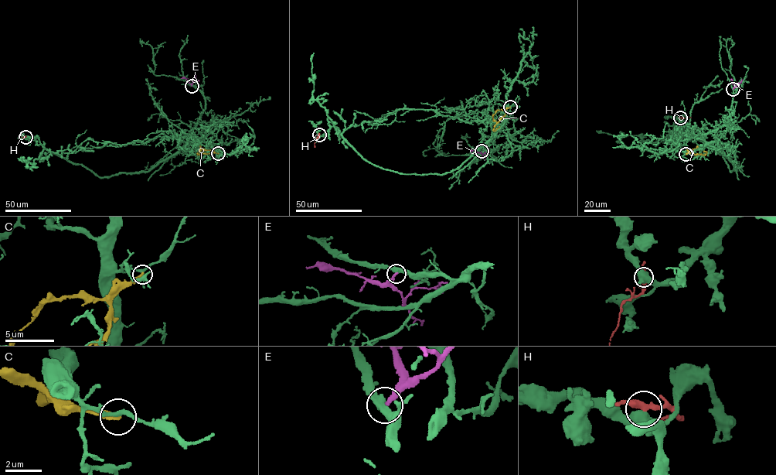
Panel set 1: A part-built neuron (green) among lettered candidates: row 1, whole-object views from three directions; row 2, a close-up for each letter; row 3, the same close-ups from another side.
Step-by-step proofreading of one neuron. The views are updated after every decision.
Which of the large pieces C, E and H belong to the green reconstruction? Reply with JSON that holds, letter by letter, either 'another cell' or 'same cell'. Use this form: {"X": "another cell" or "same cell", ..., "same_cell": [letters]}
{"C": "another cell", "E": "another cell", "H": "another cell", "same_cell": []}

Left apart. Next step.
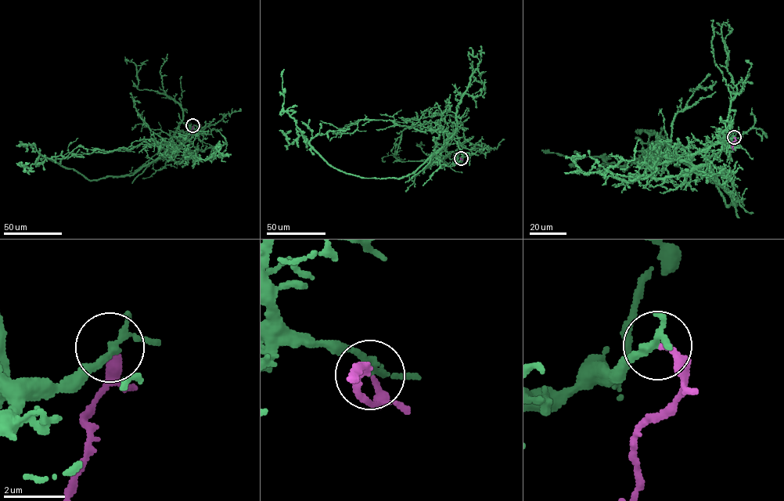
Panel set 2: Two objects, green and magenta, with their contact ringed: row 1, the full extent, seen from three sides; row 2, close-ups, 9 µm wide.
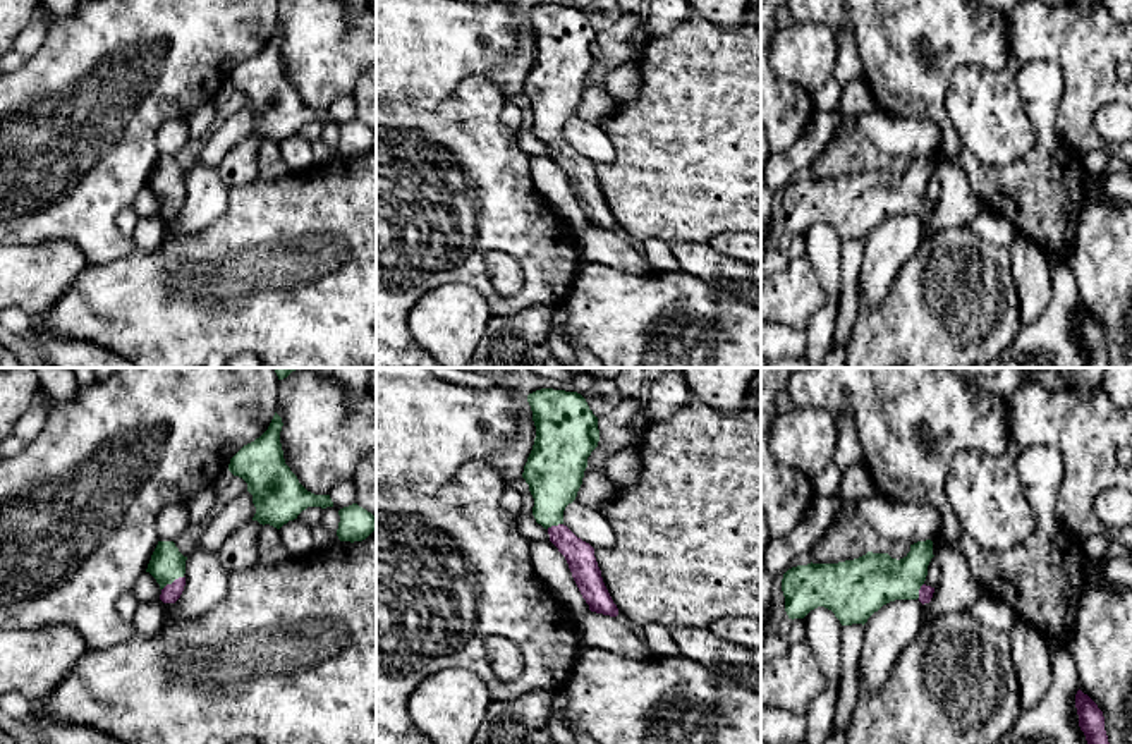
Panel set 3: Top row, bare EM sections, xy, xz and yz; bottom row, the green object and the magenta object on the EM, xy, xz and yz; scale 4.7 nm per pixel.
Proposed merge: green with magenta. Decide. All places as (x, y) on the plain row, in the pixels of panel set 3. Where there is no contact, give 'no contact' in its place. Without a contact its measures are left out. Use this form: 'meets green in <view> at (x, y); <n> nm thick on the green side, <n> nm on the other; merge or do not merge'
meets green in xy at (172, 196); 160 nm thick on the green side, 90 nm on the other; merge

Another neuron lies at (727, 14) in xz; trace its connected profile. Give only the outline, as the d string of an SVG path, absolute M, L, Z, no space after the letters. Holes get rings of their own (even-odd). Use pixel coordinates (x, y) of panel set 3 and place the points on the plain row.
M689 0L694 12L727 33L744 31L744 14L749 0Z

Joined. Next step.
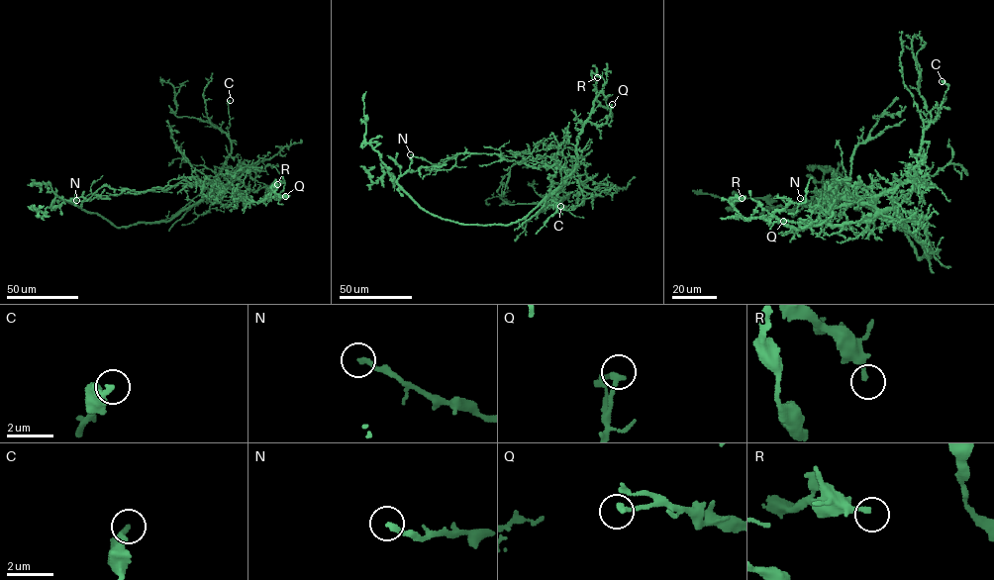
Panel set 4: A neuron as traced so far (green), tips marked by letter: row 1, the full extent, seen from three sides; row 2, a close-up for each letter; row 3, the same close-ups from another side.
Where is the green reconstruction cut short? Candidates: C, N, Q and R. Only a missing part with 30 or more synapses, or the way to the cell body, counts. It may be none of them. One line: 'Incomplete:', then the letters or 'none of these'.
Incomplete: none of these

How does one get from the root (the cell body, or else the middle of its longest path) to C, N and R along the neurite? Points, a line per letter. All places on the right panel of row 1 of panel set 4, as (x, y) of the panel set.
C: (926, 251), (908, 231), (898, 207), (915, 185), (923, 131), (935, 121), (948, 88), (942, 81)
N: (926, 251), (893, 210), (860, 203), (844, 187), (819, 197), (816, 190), (826, 181), (809, 201), (800, 198)
R: (926, 251), (892, 209), (860, 222), (790, 228), (774, 216), (745, 218), (731, 201), (742, 198)

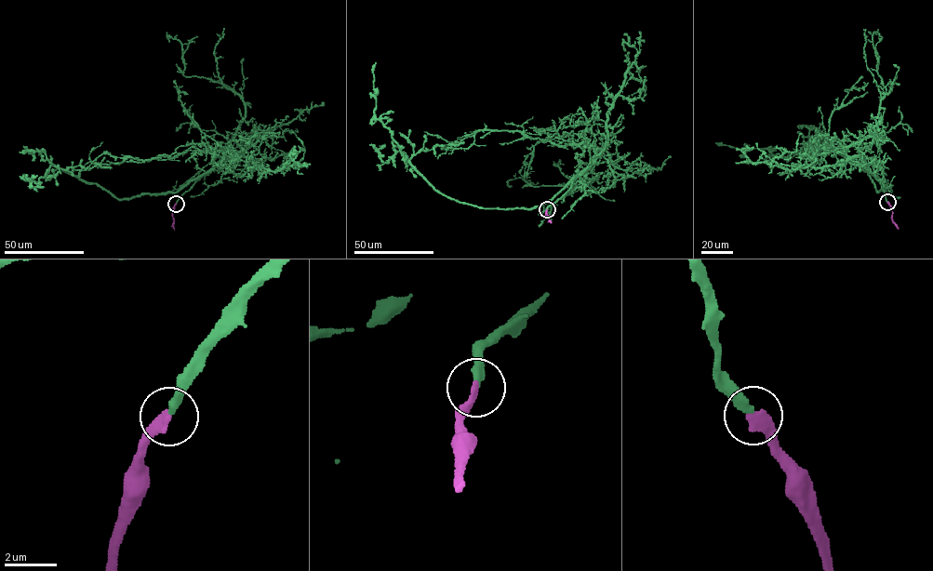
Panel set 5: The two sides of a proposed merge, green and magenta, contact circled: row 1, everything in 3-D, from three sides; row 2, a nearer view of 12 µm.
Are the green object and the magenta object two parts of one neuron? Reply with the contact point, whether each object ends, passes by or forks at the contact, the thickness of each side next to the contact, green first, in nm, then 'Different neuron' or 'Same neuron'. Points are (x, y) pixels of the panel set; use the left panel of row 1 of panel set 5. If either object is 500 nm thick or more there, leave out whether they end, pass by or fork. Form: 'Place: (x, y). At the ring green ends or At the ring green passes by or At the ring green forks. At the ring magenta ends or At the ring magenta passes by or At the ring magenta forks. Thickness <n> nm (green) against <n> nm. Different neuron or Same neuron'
Place: (176, 204). At the ring green ends. At the ring magenta ends. Thickness 320 nm (green) against 360 nm. Same neuron

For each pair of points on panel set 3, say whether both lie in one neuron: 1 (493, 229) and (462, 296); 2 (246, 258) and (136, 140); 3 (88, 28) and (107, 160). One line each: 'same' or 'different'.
1: different
2: different
3: same

